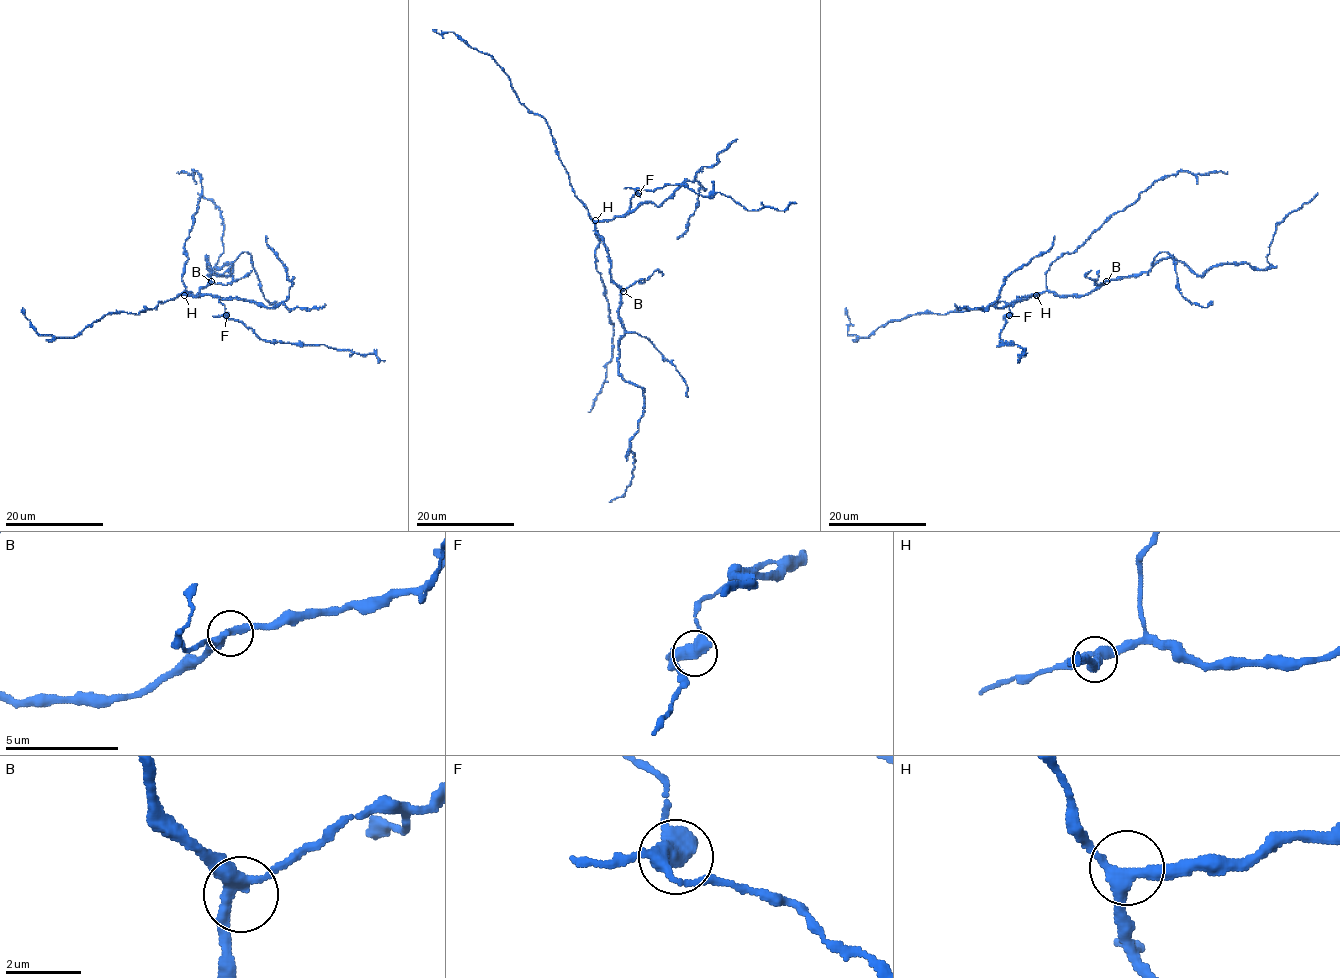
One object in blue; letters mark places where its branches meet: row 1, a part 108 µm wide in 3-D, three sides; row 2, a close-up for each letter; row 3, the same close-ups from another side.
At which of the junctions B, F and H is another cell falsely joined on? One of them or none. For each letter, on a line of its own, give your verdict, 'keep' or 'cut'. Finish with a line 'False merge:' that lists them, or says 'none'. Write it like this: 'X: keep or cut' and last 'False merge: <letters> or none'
B: keep
F: cut
H: keep
False merge: F

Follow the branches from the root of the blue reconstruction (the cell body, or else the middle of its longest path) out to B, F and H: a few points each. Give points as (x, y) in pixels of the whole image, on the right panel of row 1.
B: (1077, 295), (1088, 295), (1106, 281)
F: (1077, 295), (1059, 296), (1046, 291), (1036, 296), (1019, 297), (1009, 306), (1009, 316)
H: (1077, 295), (1059, 296), (1047, 291), (1036, 295)

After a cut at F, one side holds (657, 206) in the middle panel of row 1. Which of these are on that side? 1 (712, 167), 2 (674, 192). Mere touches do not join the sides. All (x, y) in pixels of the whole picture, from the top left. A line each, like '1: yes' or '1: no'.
1: yes
2: yes

